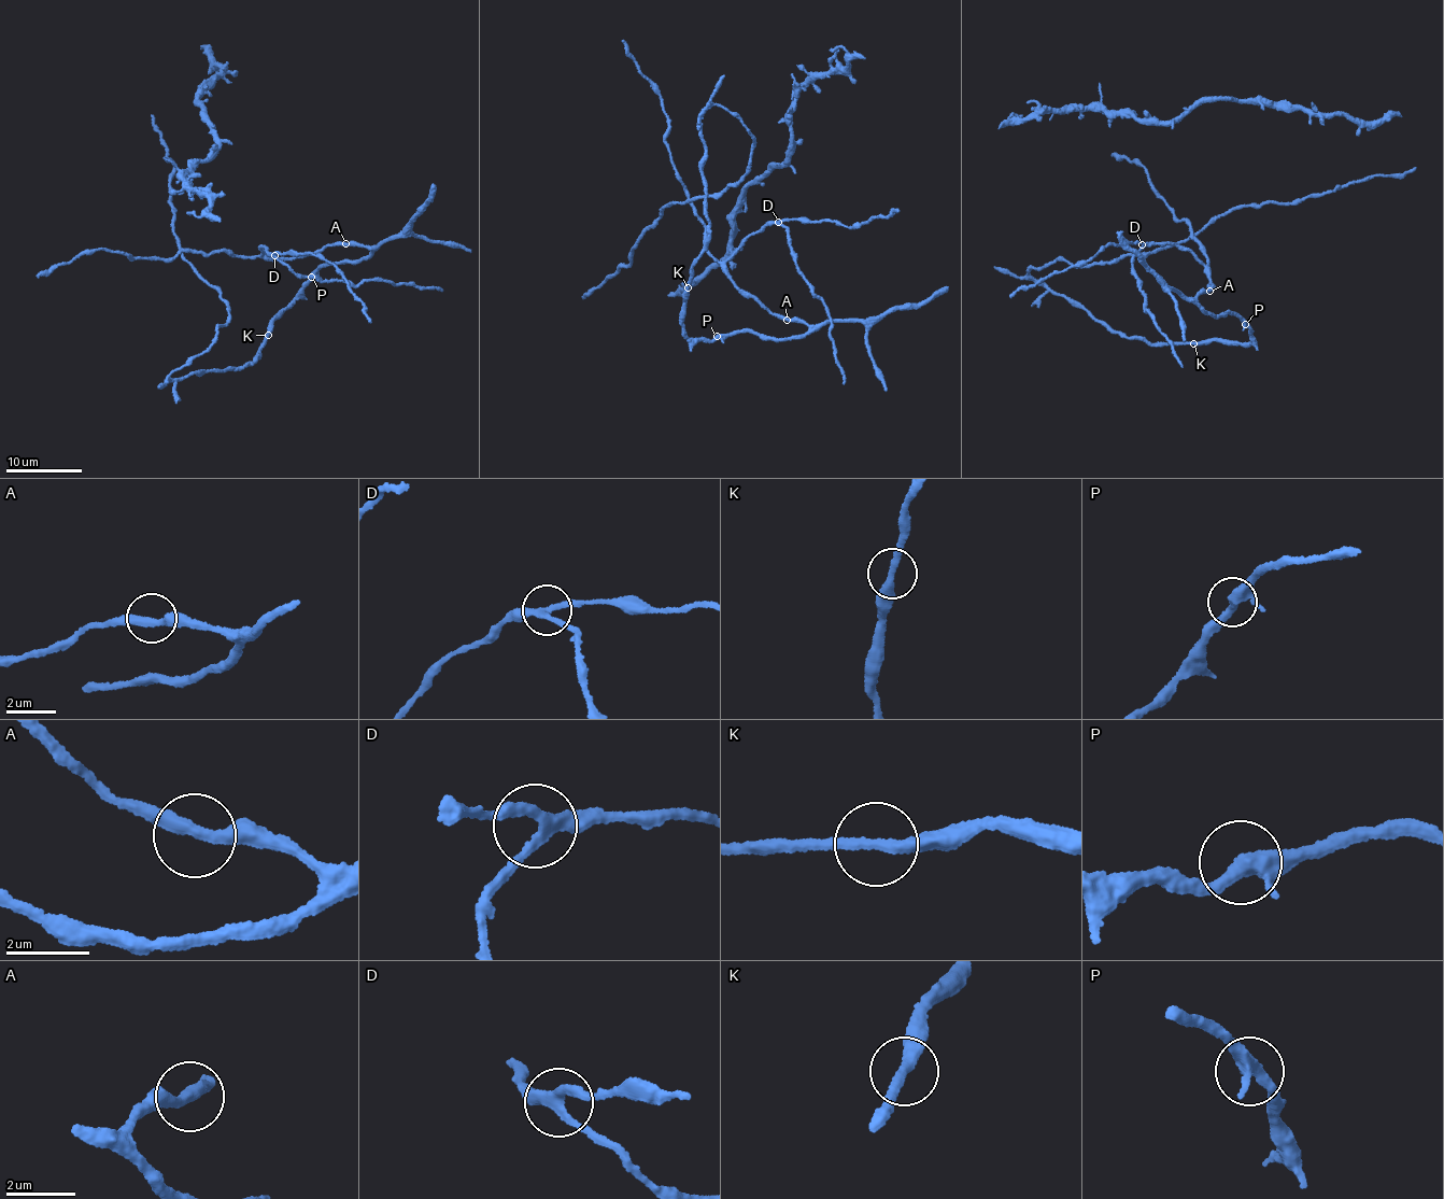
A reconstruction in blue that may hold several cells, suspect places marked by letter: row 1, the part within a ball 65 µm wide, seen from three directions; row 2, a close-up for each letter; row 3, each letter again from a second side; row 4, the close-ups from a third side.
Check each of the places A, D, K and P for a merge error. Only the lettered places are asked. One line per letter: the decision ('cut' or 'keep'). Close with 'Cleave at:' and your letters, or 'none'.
A: keep
D: keep
K: keep
P: keep
Cleave at: none

